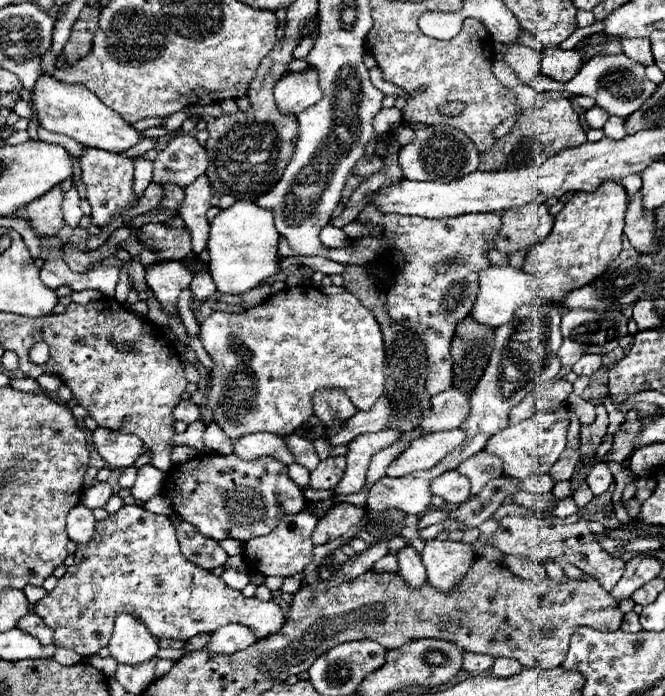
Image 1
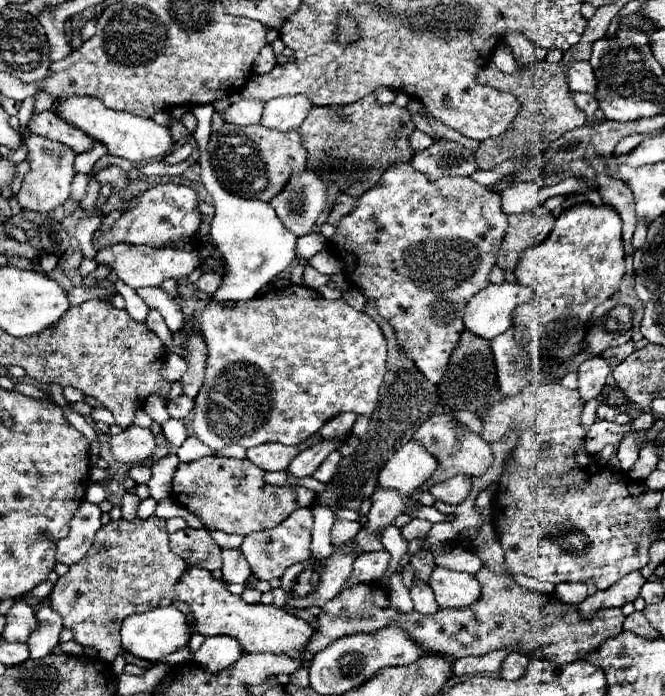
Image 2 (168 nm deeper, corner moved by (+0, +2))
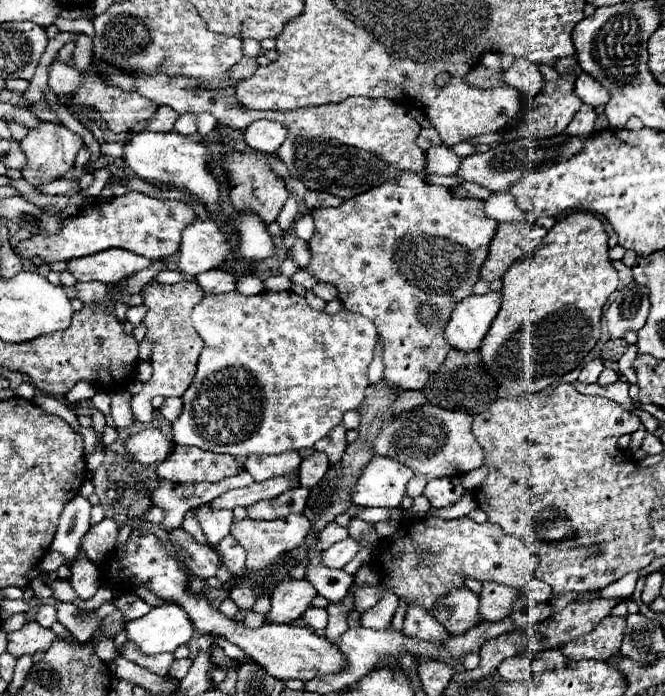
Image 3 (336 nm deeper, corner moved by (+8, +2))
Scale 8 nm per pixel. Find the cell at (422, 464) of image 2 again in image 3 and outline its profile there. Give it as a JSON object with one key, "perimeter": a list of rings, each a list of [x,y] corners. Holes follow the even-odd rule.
{"perimeter":[[[372,458],[352,490],[352,502],[358,506],[398,508],[406,496],[406,484],[414,478],[412,470],[392,458]]]}

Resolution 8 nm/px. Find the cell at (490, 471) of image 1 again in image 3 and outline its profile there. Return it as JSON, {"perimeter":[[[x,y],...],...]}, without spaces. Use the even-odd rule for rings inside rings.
{"perimeter":[[[424,404],[416,410],[400,414],[400,418],[396,416],[394,420],[386,422],[374,442],[374,452],[376,456],[390,456],[416,472],[406,490],[408,496],[416,498],[430,480],[442,476],[460,476],[484,464],[484,452],[474,440],[470,424],[472,416],[466,412],[452,412]]]}

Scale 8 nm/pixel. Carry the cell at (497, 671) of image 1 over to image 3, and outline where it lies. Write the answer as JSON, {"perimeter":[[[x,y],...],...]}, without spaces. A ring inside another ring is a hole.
{"perimeter":[[[518,654],[518,656],[512,656],[512,658],[506,658],[500,666],[498,666],[498,674],[502,680],[528,680],[532,676],[532,670],[530,670],[530,660],[532,658],[524,658],[524,654]]]}

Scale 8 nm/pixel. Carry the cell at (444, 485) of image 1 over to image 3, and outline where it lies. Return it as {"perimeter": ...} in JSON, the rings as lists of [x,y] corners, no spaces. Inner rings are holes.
{"perimeter":[[[458,476],[432,480],[424,488],[424,496],[430,500],[430,504],[434,508],[452,506],[452,504],[456,504],[462,498],[462,494],[464,494],[464,486],[460,484],[460,478]]]}

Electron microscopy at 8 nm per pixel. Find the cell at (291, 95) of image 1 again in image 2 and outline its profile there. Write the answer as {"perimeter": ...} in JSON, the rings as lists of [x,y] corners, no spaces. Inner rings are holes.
{"perimeter":[[[302,94],[274,98],[272,102],[264,104],[264,114],[262,114],[260,124],[272,130],[288,132],[288,130],[300,128],[310,108],[312,108],[312,102],[308,102],[308,98],[304,98]]]}

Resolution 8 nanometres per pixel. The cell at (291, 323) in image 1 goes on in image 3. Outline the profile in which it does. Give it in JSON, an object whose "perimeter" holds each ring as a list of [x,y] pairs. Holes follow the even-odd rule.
{"perimeter":[[[266,290],[256,296],[242,296],[236,292],[228,292],[228,294],[204,296],[196,304],[196,308],[192,310],[192,324],[194,324],[196,332],[200,334],[200,338],[204,340],[204,348],[198,358],[196,376],[194,376],[190,388],[182,396],[184,410],[178,416],[178,420],[172,424],[176,444],[190,444],[190,446],[198,446],[198,448],[210,450],[210,452],[232,454],[234,458],[250,456],[250,454],[282,454],[288,450],[310,448],[310,446],[314,446],[316,440],[324,438],[332,430],[332,426],[342,422],[344,412],[358,408],[366,398],[366,388],[370,386],[368,366],[372,362],[378,332],[376,332],[376,326],[368,318],[364,318],[362,314],[352,314],[348,310],[340,310],[338,314],[326,314],[324,310],[314,310],[308,306],[304,296],[298,296],[292,290],[284,290],[284,292],[268,292]]]}

